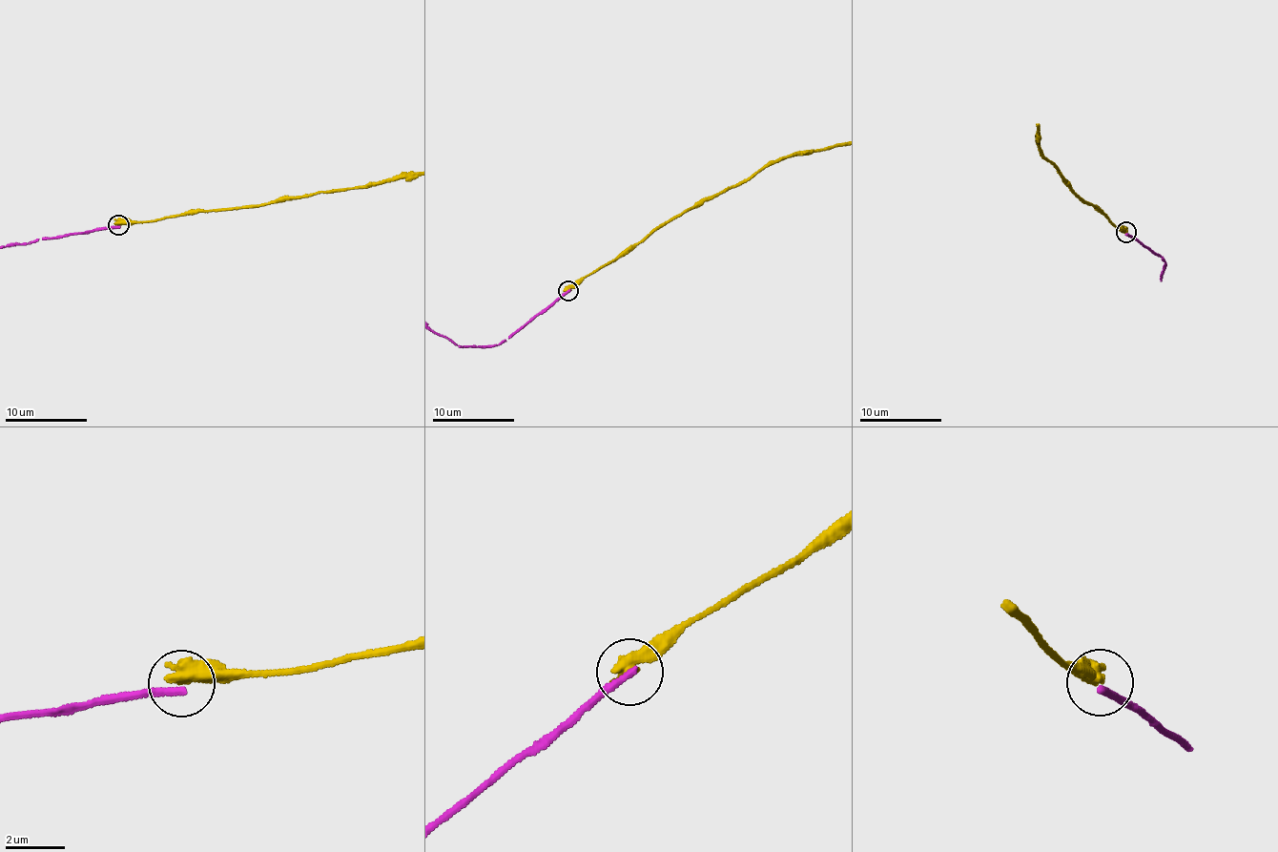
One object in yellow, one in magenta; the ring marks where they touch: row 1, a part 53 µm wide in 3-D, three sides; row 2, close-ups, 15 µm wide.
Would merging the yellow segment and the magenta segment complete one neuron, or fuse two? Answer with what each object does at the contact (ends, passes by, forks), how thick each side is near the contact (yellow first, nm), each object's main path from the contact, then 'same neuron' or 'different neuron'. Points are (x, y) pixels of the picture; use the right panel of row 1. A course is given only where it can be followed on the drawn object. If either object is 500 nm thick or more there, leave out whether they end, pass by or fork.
600/240 nm | different neuron

